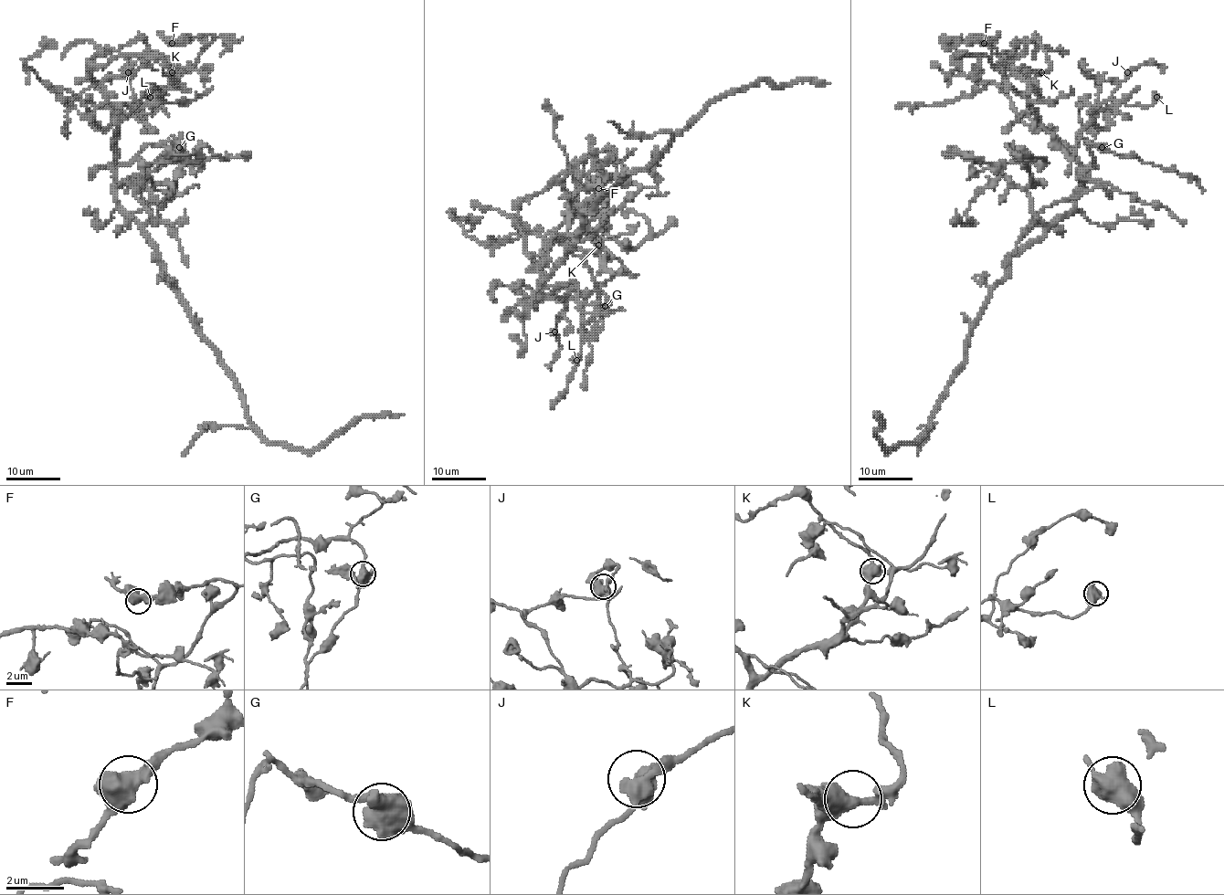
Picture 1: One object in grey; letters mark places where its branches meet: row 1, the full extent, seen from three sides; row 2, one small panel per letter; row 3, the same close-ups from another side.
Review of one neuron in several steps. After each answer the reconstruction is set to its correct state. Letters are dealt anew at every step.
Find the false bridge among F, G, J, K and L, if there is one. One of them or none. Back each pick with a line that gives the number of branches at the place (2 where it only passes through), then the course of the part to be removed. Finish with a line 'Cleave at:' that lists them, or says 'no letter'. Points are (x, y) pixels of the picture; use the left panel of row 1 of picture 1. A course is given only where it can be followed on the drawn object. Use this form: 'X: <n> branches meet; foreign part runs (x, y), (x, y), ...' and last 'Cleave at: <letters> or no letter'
Cleave at: no letter

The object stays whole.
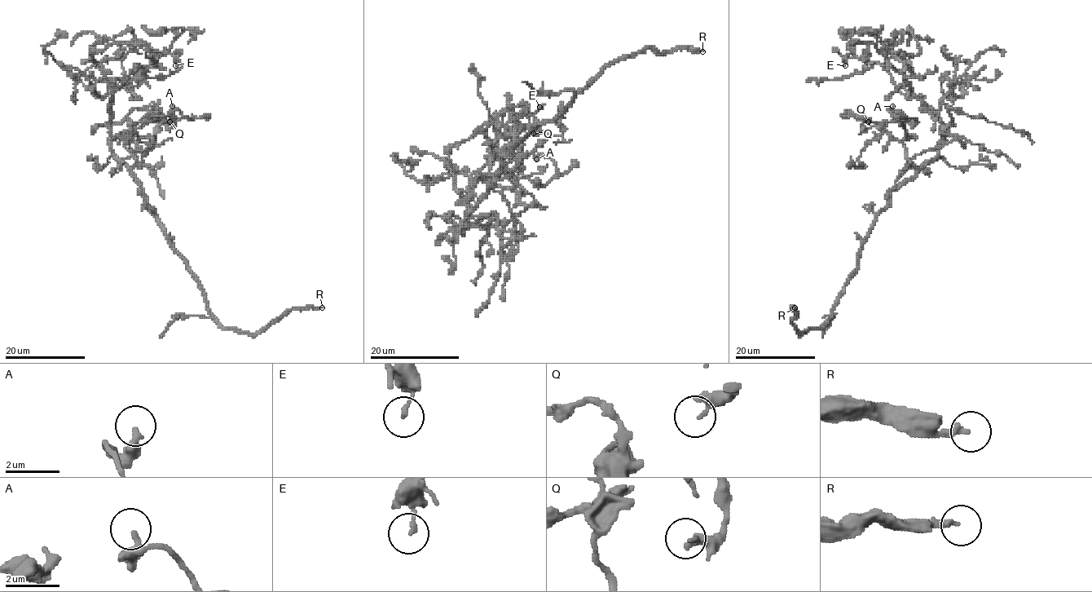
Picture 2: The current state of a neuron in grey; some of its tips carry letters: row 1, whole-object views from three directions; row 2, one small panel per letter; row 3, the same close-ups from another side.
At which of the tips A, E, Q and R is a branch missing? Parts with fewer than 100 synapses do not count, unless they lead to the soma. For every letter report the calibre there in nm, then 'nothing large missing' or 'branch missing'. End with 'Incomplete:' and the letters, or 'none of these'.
A: 320 nm thick; nothing large missing
E: 160 nm thick; nothing large missing
Q: 280 nm thick; nothing large missing
R: 200 nm thick; branch missing
Incomplete: R

